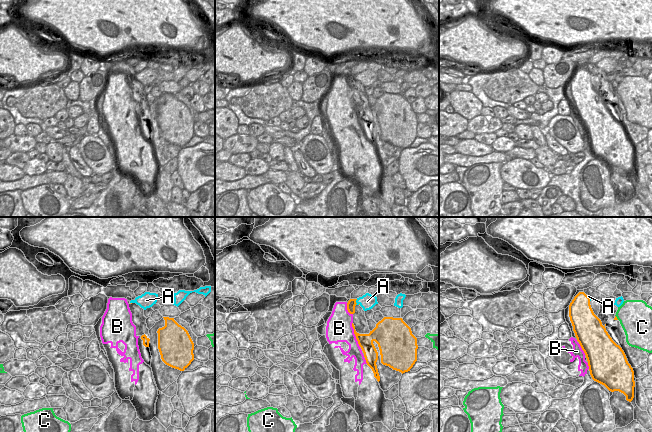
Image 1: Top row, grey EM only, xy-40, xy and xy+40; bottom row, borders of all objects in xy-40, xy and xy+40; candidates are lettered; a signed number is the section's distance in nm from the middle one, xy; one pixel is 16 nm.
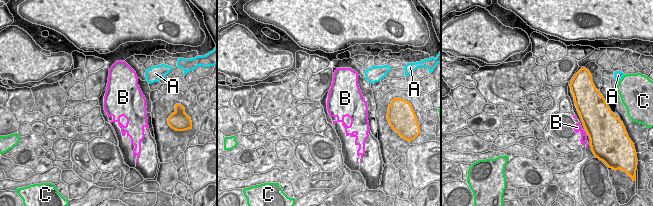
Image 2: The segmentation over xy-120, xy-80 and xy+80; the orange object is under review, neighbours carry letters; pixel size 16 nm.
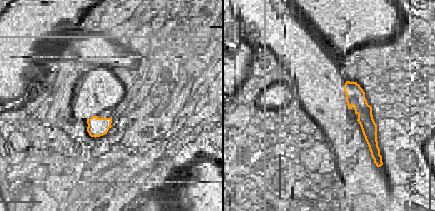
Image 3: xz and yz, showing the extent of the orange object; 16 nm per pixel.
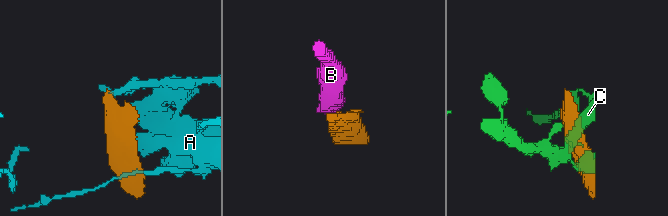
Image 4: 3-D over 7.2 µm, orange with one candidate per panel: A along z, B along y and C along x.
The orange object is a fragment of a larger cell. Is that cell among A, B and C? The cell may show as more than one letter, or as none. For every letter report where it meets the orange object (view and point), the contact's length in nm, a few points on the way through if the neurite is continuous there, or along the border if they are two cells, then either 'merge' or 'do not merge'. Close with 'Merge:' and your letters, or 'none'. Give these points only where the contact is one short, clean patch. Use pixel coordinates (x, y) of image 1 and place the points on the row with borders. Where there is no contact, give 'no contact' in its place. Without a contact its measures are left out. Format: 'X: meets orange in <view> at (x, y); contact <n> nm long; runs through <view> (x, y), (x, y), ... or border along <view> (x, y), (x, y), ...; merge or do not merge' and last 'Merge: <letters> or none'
A: meets orange in xy at (356, 303); contact 120 nm long; border along xy (356, 299), (356, 302), (360, 304); do not merge
B: meets orange in xy at (354, 333); contact 420 nm long; merge
C: meets orange in xy+40 at (616, 317); contact 100 nm long; do not merge
Merge: B

